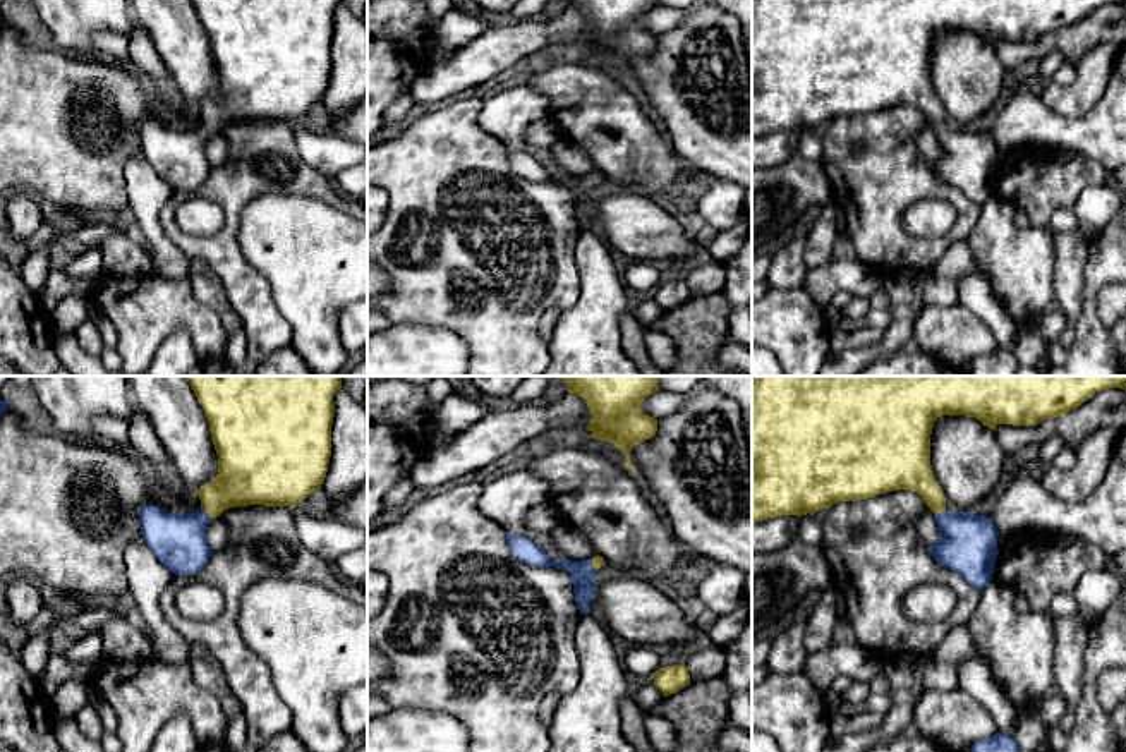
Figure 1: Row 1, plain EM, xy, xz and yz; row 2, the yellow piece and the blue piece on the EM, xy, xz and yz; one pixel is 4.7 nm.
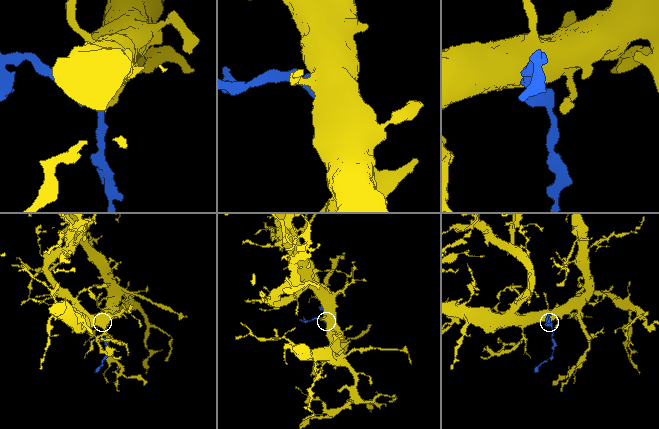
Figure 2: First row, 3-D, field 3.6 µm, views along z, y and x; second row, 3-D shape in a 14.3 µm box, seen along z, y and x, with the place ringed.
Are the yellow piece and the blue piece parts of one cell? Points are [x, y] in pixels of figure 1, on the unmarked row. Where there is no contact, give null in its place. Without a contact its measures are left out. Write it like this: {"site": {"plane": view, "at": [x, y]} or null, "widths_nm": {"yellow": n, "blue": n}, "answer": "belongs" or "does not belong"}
{"site": {"plane": "xy", "at": [206, 127]}, "widths_nm": {"yellow": 280, "blue": 260}, "answer": "belongs"}

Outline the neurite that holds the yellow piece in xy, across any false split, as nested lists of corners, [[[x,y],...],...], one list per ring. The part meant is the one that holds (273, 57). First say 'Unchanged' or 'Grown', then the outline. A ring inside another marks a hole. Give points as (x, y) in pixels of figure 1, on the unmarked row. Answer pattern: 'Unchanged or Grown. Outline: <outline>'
Grown. Outline: [[[191,0],[203,22],[218,70],[216,93],[197,105],[201,124],[168,129],[142,120],[139,139],[144,158],[175,191],[194,191],[209,177],[208,139],[227,124],[290,122],[321,103],[331,72],[333,12],[342,0]]]

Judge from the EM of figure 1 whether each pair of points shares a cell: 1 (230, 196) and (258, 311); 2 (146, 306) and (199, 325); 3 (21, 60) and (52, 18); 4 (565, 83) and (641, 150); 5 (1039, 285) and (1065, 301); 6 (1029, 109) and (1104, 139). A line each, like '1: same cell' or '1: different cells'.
1: same cell
2: same cell
3: different cells
4: same cell
5: different cells
6: same cell

